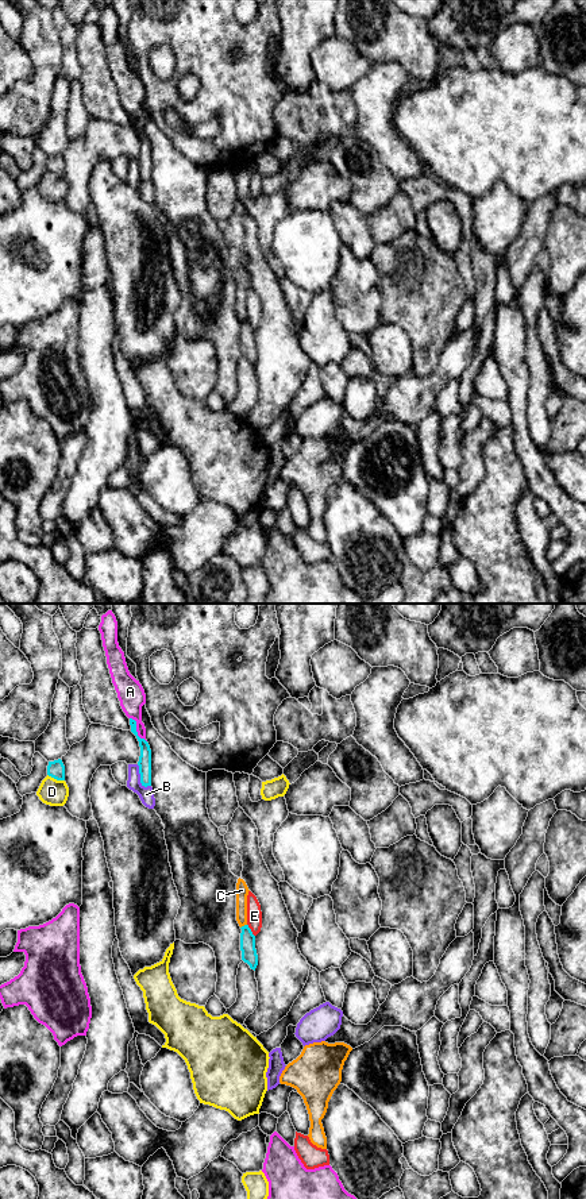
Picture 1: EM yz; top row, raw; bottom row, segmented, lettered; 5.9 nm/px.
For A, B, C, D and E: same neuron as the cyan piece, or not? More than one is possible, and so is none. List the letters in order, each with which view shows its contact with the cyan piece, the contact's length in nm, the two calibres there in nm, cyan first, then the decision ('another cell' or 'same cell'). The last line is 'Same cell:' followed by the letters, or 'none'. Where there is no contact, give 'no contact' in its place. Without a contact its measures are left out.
A: meets cyan in yz; contact 180 nm long; 80 nm thick on the cyan side, 160 nm on the other; another cell
B: meets cyan in yz; contact 160 nm long; 80 nm thick on the cyan side, 90 nm on the other; another cell
C: meets cyan in yz; contact 50 nm long; 100 nm thick on the cyan side, 80 nm on the other; another cell
D: meets cyan in yz; contact 110 nm long; 100 nm thick on the cyan side, 160 nm on the other; another cell
E: meets cyan in yz; contact 90 nm long; 100 nm thick on the cyan side, 100 nm on the other; same cell
Same cell: E

